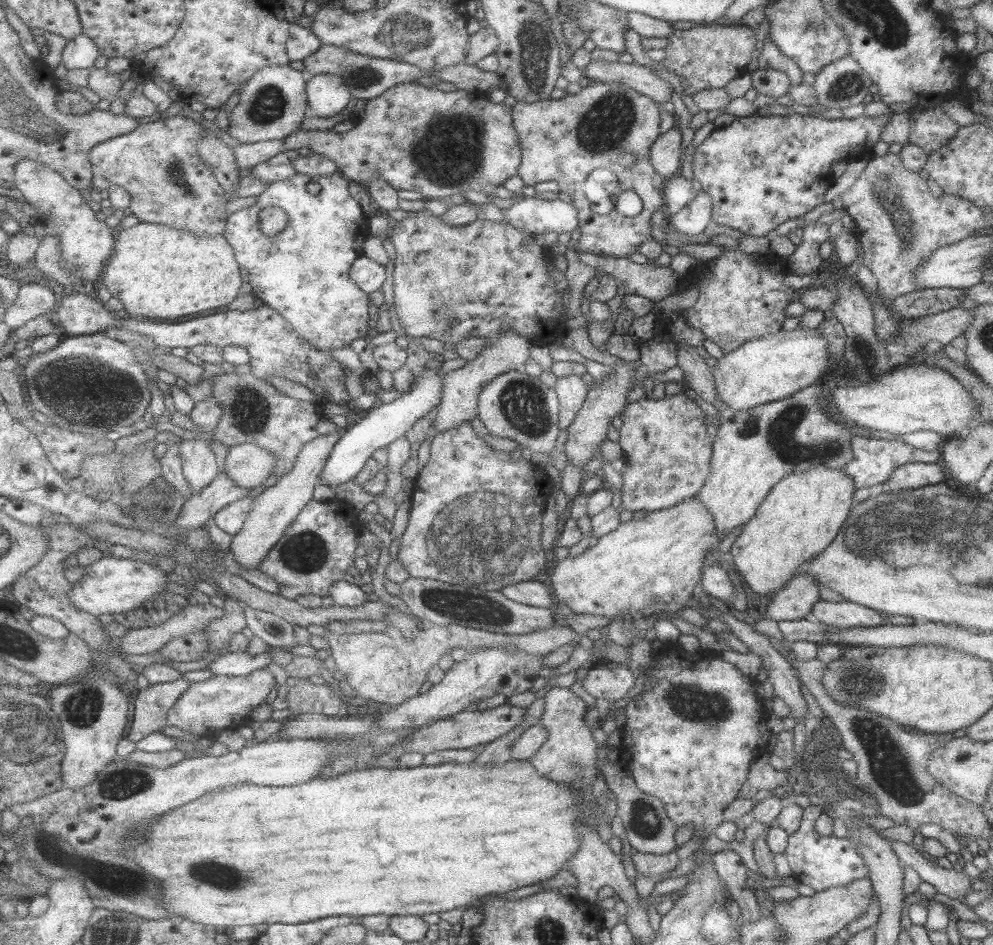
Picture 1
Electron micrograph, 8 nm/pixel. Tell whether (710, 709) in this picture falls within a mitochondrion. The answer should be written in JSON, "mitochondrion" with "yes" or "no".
{"mitochondrion":"yes"}

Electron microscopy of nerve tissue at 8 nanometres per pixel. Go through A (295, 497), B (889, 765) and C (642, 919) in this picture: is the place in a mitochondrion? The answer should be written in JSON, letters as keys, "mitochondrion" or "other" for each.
{"A":"other","B":"mitochondrion","C":"other"}

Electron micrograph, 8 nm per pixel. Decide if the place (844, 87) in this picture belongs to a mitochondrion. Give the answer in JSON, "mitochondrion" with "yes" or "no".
{"mitochondrion":"yes"}

